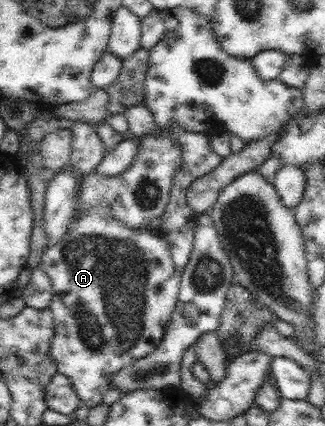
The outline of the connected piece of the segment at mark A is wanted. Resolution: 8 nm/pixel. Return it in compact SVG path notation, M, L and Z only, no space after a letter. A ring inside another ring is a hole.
M97 204L88 210L84 217L75 218L72 225L68 228L66 236L60 242L49 245L44 249L39 266L50 277L53 290L51 308L55 322L55 334L53 335L49 353L54 363L56 363L57 372L64 374L64 376L70 379L81 402L91 409L102 403L104 395L112 386L112 377L118 371L122 370L124 366L152 354L152 351L156 350L156 347L162 342L167 324L172 320L172 313L178 302L182 271L175 269L171 254L169 253L169 244L165 241L160 230L158 230L157 224L152 224L142 229L126 227L124 223L116 221L112 217L111 206L107 206L107 204Z

